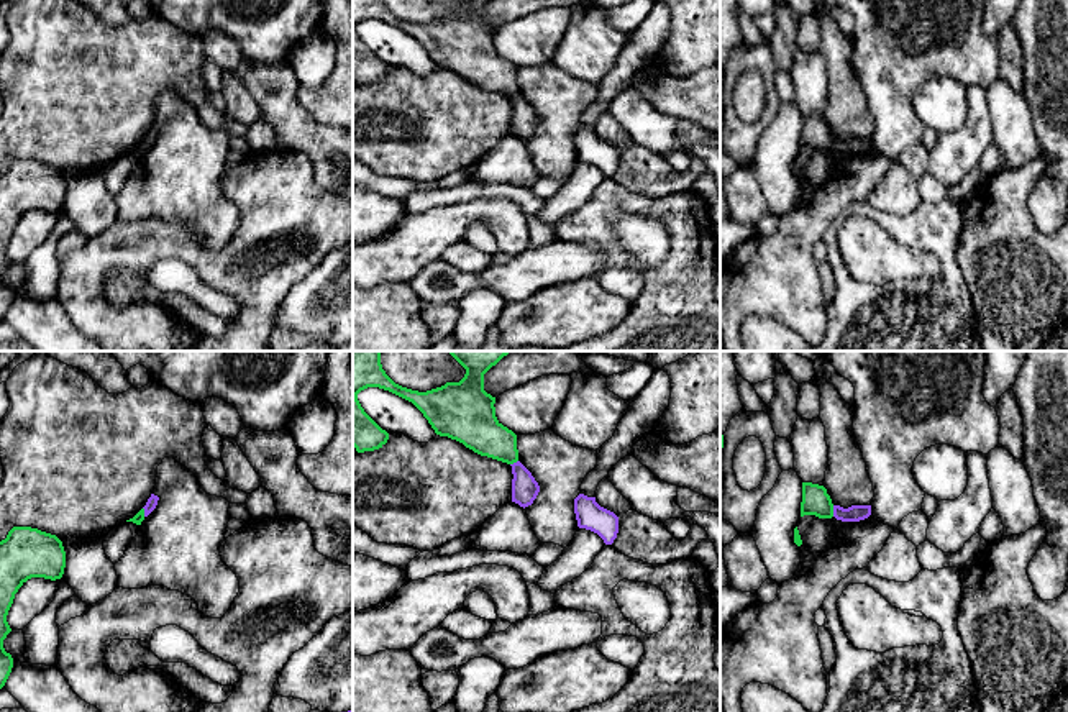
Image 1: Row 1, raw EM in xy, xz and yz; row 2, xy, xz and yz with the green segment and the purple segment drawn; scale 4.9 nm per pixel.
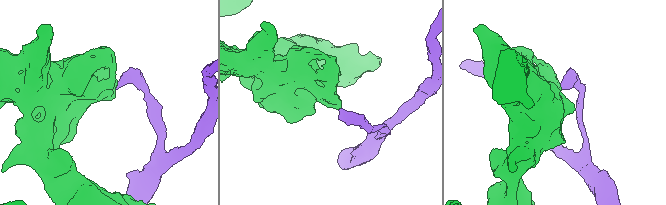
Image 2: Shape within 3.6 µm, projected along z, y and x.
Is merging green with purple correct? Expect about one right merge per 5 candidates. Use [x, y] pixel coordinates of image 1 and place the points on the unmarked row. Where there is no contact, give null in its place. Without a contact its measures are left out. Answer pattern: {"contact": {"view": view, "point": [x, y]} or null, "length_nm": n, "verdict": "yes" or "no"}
{"contact": {"view": "yz", "point": [832, 143]}, "length_nm": 60, "verdict": "no"}

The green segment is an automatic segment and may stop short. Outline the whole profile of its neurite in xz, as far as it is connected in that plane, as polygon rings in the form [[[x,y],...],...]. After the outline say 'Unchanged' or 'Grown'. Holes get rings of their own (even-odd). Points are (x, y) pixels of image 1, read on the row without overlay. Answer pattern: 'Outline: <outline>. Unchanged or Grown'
Outline: [[[353,0],[353,79],[356,84],[364,85],[379,82],[389,72],[389,66],[364,44],[358,33],[361,23],[379,20],[412,34],[428,52],[436,67],[456,72],[481,89],[507,97],[517,95],[517,67],[497,52],[494,39],[495,30],[484,23],[484,7],[491,0],[464,2],[466,7],[459,15],[446,15],[441,20],[418,25],[395,16],[382,0]]]. Unchanged

